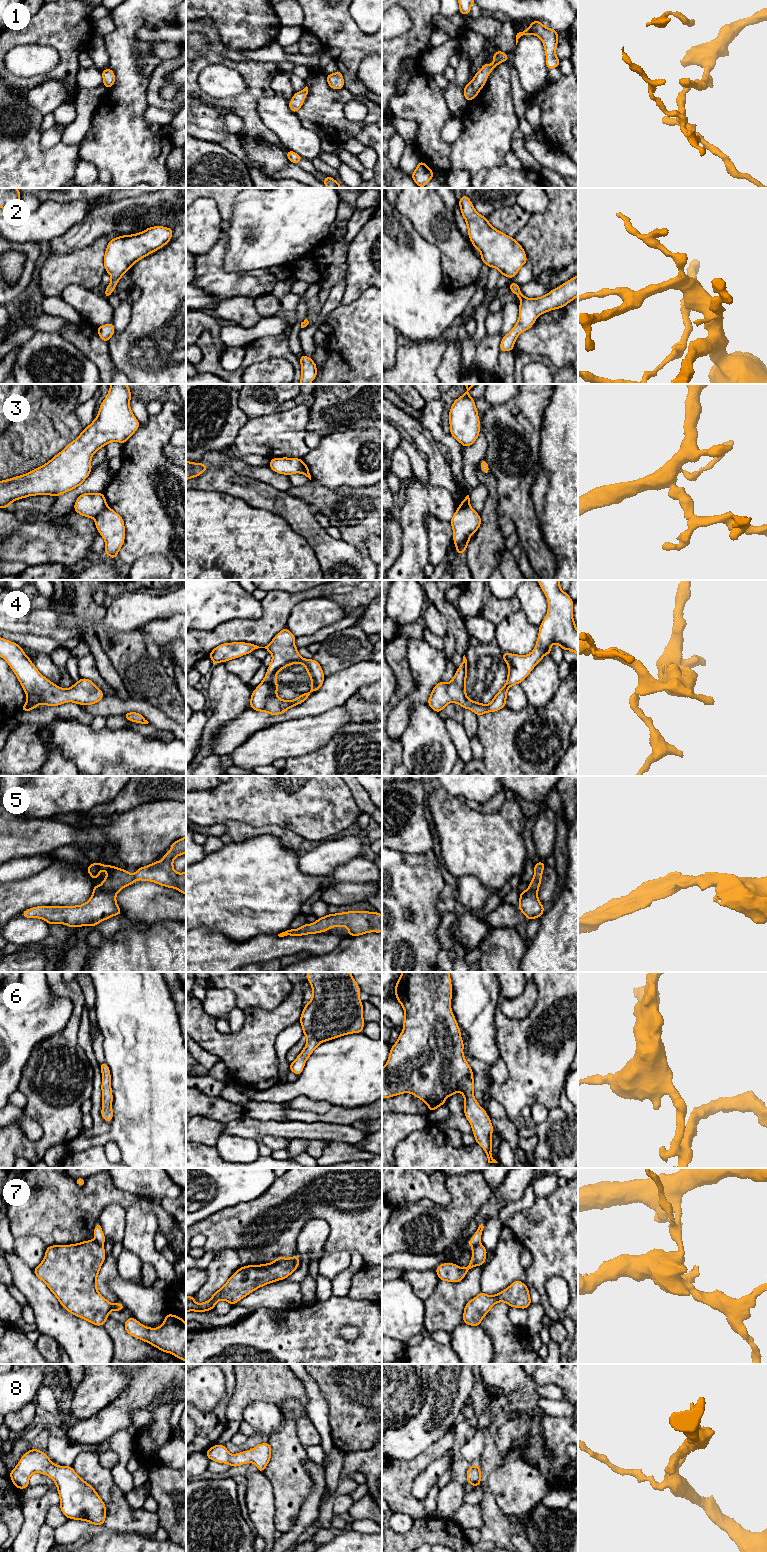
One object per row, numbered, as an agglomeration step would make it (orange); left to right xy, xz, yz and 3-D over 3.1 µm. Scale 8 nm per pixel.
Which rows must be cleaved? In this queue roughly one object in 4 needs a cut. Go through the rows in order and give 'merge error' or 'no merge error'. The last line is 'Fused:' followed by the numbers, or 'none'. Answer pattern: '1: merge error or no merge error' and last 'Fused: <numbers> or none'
1: no merge error
2: no merge error
3: merge error
4: no merge error
5: no merge error
6: no merge error
7: merge error
8: no merge error
Fused: 3, 7

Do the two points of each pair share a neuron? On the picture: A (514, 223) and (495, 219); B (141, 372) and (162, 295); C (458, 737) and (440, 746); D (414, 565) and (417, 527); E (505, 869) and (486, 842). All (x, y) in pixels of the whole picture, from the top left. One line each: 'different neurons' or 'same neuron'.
A: same neuron
B: same neuron
C: different neurons
D: same neuron
E: same neuron

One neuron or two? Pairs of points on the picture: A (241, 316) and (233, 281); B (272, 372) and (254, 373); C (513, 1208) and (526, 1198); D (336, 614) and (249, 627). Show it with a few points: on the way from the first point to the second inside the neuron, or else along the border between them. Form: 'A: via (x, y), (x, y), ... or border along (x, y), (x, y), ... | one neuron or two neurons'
A: border along (253, 297), (227, 297), (219, 301) | two neurons
B: via (268, 372), (258, 373) | one neuron
C: via (516, 1206), (523, 1201) | one neuron
D: border along (300, 601), (291, 610), (285, 626) | two neurons

